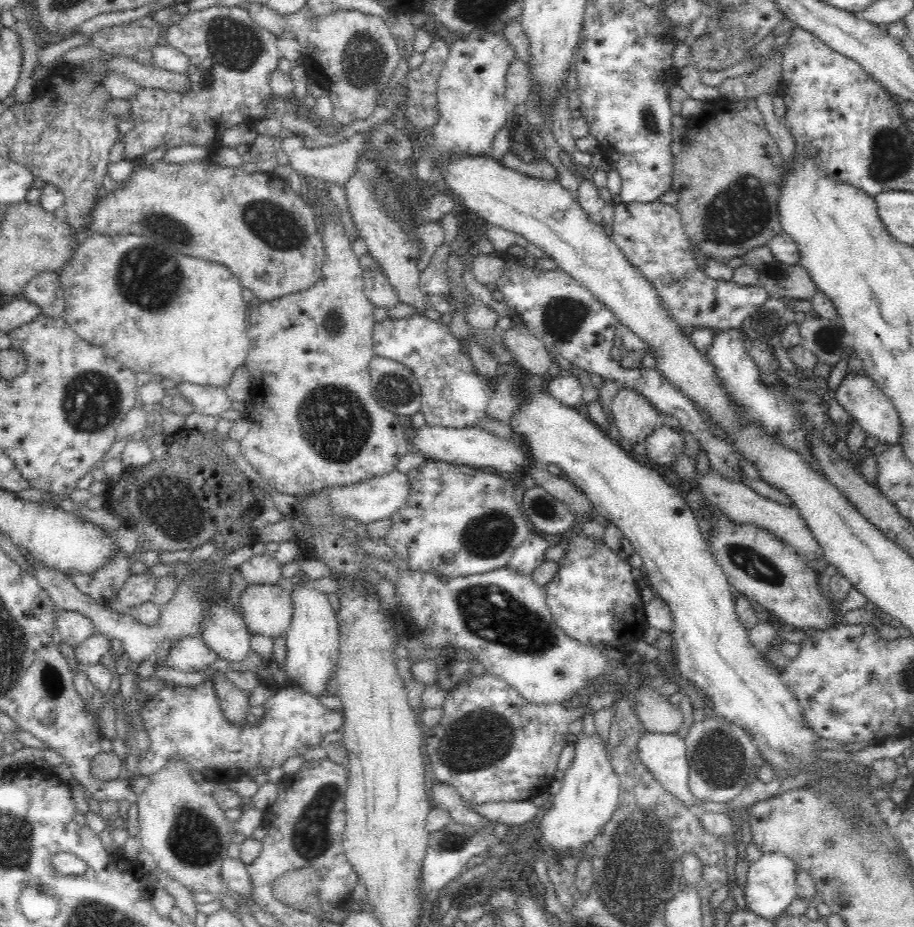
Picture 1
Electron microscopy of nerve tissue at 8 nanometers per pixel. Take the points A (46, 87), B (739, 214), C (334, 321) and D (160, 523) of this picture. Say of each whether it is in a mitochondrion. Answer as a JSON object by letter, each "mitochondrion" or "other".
{"A":"other","B":"mitochondrion","C":"mitochondrion","D":"mitochondrion"}

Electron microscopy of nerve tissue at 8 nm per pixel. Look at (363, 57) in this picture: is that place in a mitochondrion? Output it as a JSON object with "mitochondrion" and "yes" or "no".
{"mitochondrion":"yes"}

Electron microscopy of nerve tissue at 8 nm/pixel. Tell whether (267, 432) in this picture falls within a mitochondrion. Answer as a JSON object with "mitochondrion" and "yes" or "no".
{"mitochondrion":"no"}

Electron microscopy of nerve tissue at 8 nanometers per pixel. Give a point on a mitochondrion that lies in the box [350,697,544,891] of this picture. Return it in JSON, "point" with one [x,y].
{"point":[476,743]}

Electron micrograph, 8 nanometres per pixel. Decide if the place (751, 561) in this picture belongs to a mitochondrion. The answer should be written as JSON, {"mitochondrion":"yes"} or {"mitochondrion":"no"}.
{"mitochondrion":"yes"}

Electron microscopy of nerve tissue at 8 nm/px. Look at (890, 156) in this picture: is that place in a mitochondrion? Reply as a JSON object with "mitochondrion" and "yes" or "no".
{"mitochondrion":"yes"}

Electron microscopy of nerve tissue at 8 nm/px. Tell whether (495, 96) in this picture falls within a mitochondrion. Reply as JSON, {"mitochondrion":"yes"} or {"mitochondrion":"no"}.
{"mitochondrion":"no"}

